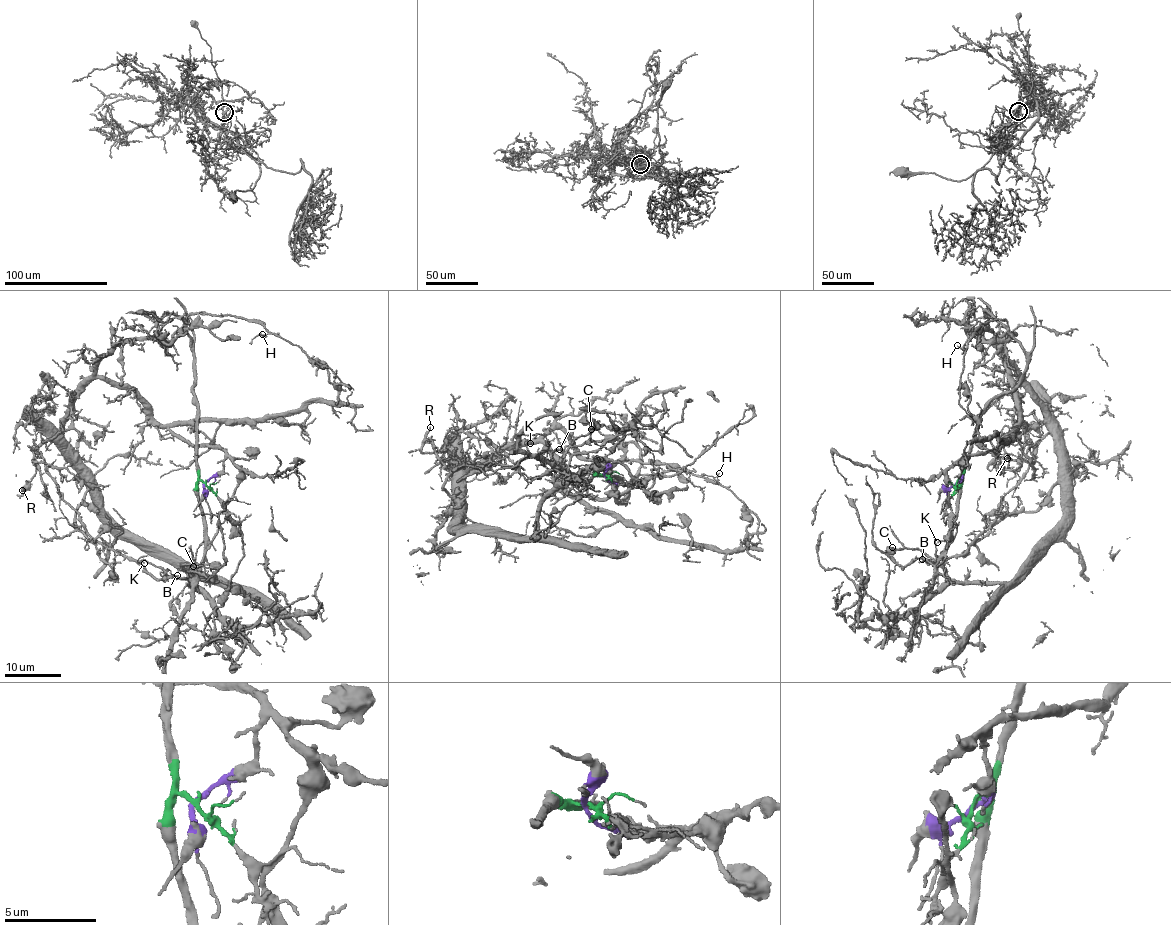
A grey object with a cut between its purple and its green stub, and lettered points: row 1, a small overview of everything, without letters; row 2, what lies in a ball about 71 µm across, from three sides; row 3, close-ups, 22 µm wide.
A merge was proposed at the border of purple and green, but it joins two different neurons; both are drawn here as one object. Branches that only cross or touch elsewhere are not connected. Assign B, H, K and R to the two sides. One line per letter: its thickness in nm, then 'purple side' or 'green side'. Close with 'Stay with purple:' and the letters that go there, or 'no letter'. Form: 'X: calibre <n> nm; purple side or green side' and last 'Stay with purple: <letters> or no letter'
B: calibre 120 nm; green side
H: calibre 110 nm; green side
K: calibre 110 nm; purple side
R: calibre 180 nm; purple side
Stay with purple: K, R

